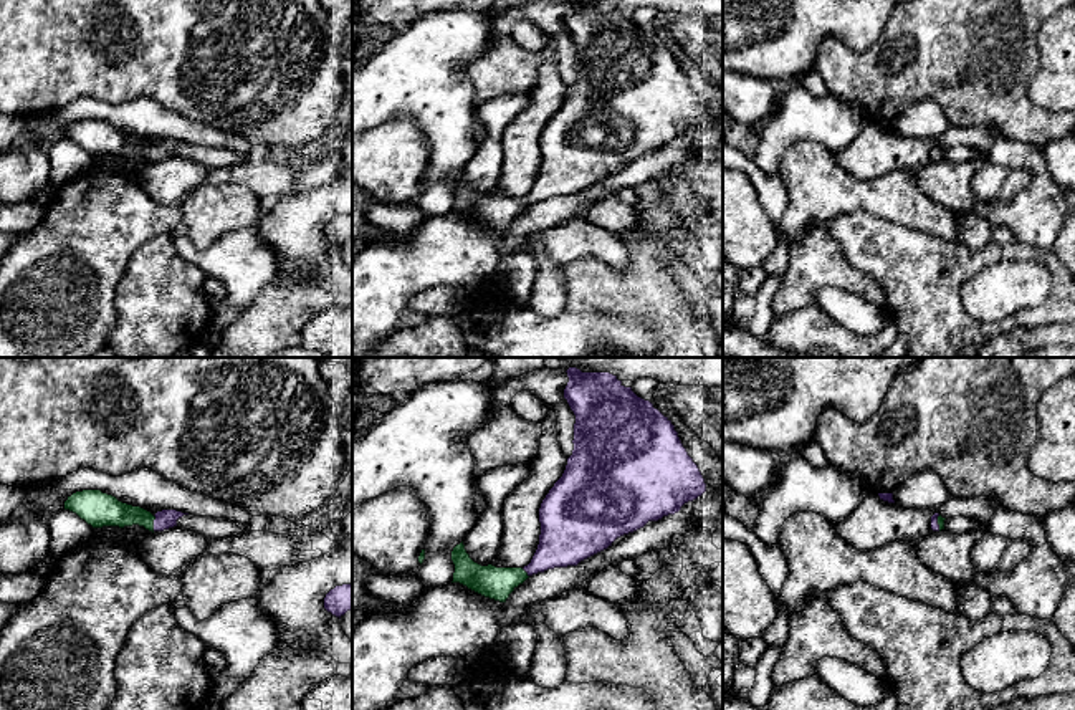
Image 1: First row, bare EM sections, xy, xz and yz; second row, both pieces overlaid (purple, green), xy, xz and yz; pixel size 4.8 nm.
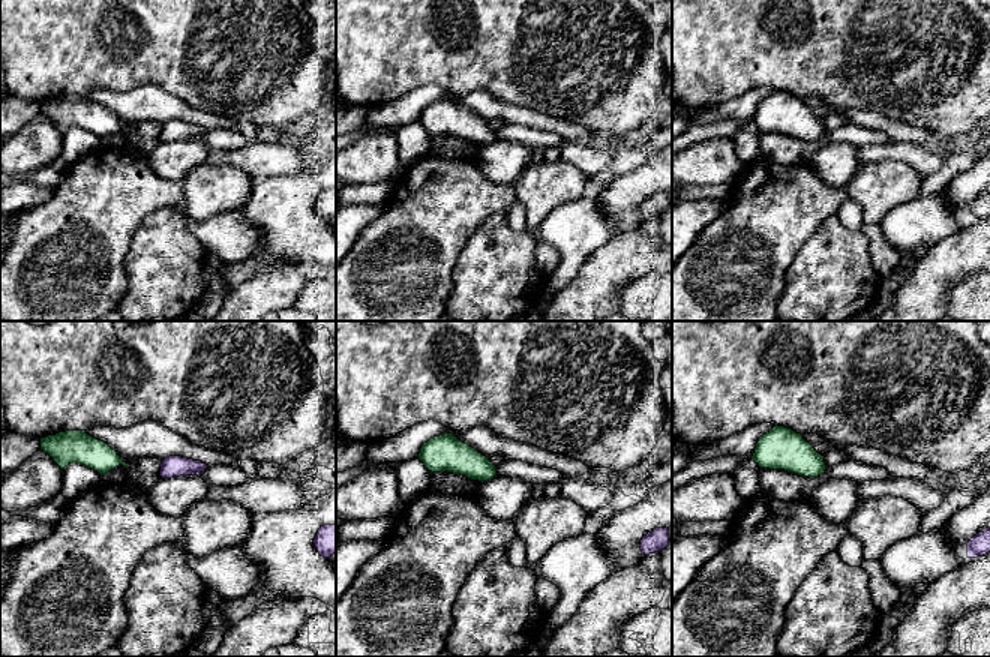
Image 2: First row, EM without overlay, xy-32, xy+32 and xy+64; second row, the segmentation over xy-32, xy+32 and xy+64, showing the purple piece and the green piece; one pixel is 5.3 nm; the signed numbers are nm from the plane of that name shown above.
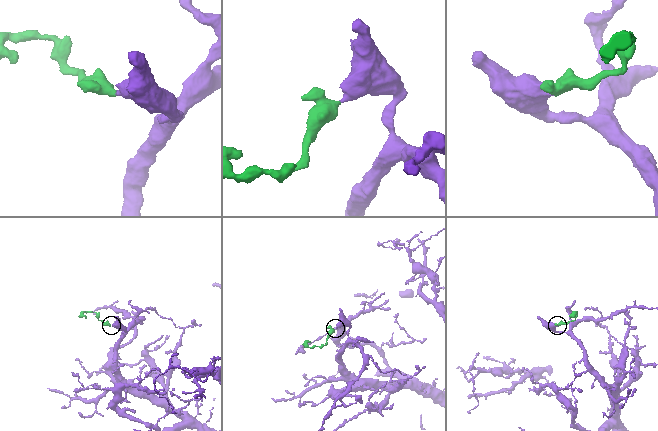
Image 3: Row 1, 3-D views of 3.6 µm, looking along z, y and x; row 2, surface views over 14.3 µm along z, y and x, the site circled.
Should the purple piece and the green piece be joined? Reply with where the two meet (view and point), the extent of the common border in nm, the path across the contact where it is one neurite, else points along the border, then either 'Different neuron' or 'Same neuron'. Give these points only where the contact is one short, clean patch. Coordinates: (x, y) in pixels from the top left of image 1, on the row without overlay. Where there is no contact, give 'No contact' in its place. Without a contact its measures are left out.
Touches purple at xy (154, 153). Shared border 80 nm. Path across: xy (167, 148), (154, 153), (138, 144), (105, 139). Same neuron

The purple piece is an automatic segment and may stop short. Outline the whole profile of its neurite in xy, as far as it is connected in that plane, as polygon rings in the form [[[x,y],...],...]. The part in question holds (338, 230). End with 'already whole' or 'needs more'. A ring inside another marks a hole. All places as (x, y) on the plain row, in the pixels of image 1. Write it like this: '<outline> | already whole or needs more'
[[[342,213],[331,218],[324,227],[324,238],[336,247],[342,247],[352,238],[352,213]]] | already whole

